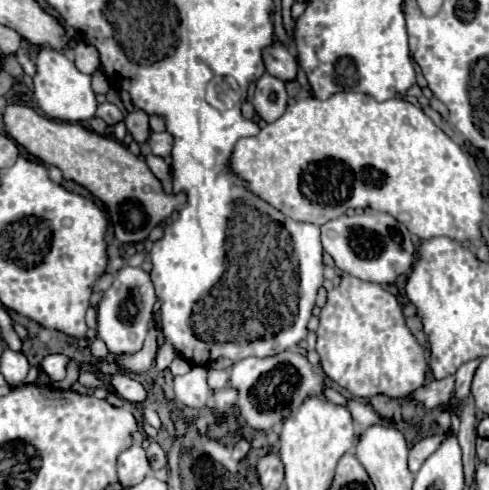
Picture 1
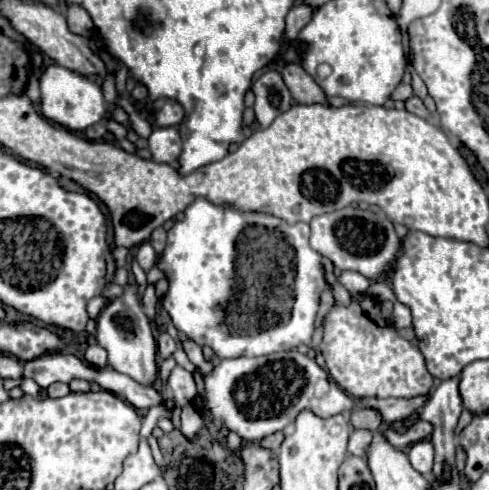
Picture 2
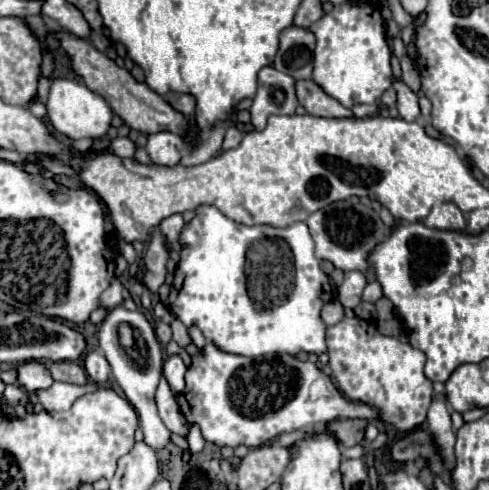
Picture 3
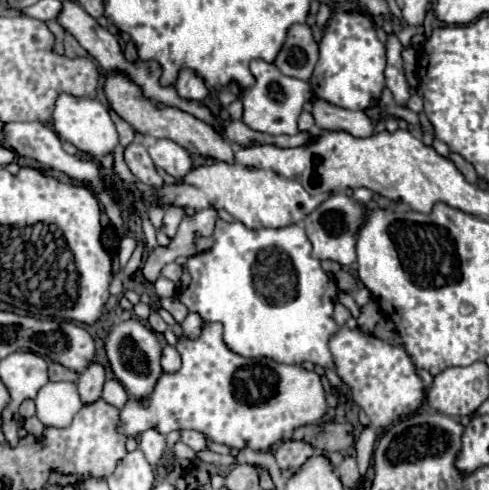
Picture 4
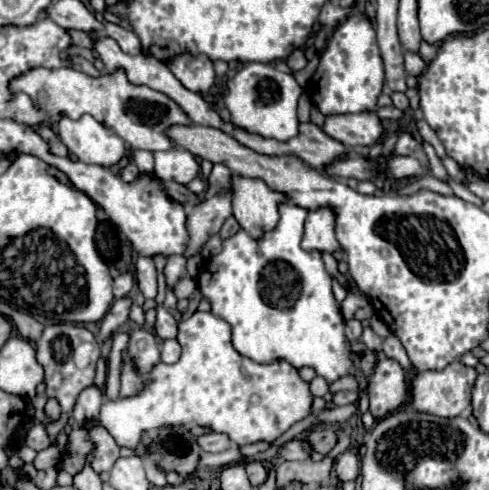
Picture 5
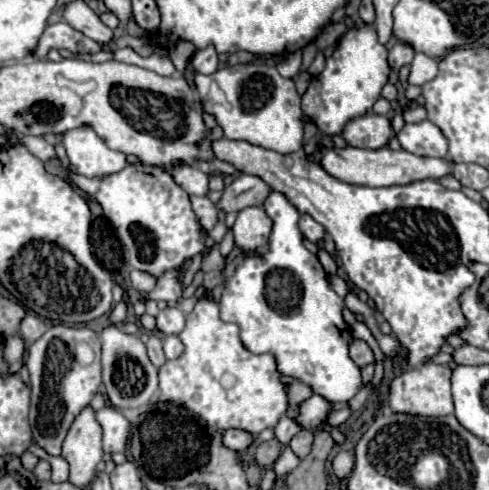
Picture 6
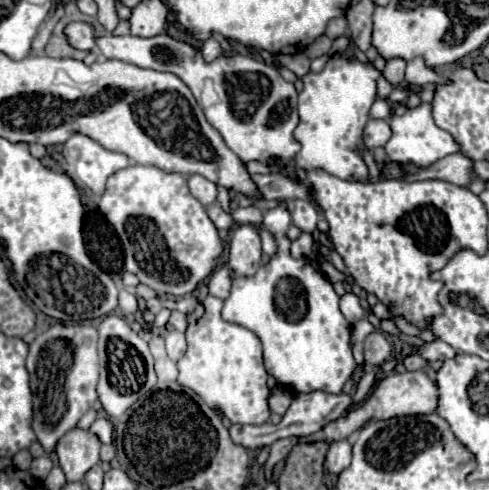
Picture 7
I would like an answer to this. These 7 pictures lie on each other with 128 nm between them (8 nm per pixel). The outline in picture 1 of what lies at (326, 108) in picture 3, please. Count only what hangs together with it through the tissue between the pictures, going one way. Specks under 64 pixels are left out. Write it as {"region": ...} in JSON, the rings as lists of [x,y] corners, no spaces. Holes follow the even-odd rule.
{"region":[[[274,40],[268,48],[264,48],[262,60],[268,74],[284,82],[296,78],[296,58],[288,52],[288,48],[280,40]]]}

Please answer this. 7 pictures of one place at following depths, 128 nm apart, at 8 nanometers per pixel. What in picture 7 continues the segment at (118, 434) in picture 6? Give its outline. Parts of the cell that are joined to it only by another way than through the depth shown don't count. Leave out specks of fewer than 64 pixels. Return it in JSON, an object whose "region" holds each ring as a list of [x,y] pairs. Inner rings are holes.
{"region":[[[96,418],[96,422],[90,426],[94,434],[102,440],[102,444],[112,444],[114,442],[114,424],[108,418]]]}

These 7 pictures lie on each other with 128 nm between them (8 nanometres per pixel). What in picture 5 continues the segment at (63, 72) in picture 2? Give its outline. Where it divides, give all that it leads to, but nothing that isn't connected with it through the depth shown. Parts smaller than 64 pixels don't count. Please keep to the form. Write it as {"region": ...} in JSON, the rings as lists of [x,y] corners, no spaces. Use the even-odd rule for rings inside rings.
{"region":[[[62,114],[58,120],[58,136],[78,160],[104,168],[116,164],[126,152],[122,138],[90,114],[84,114],[78,120]]]}

